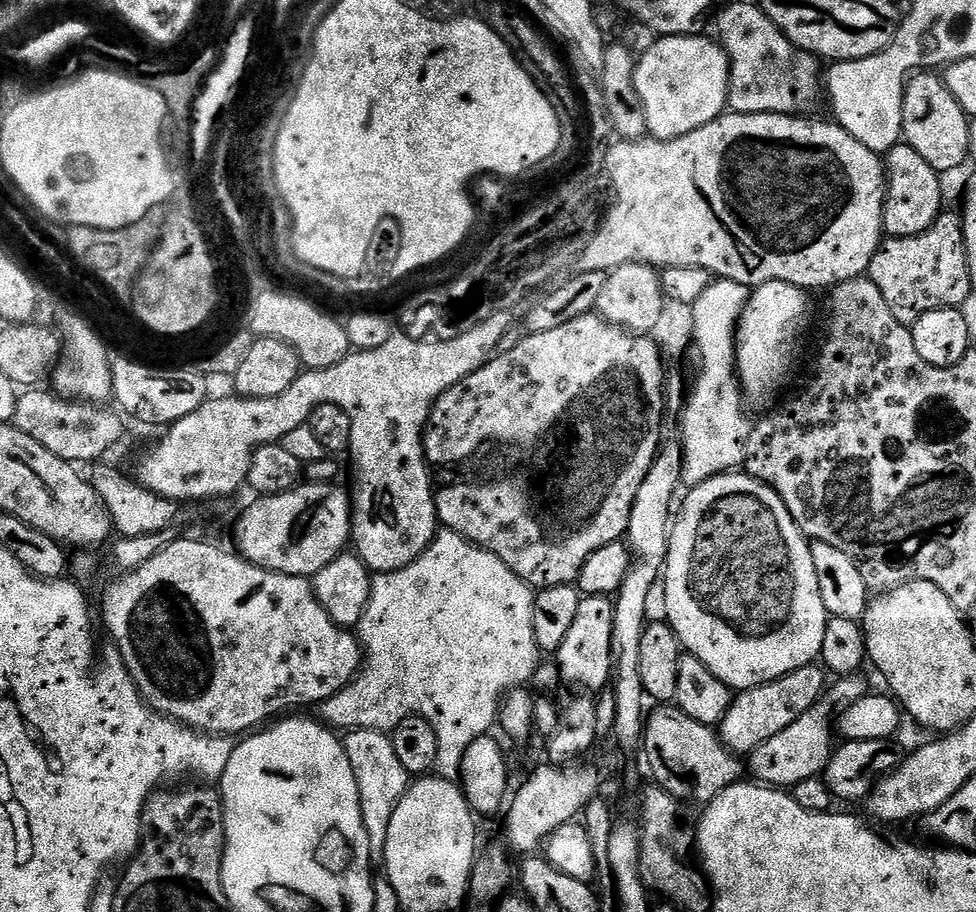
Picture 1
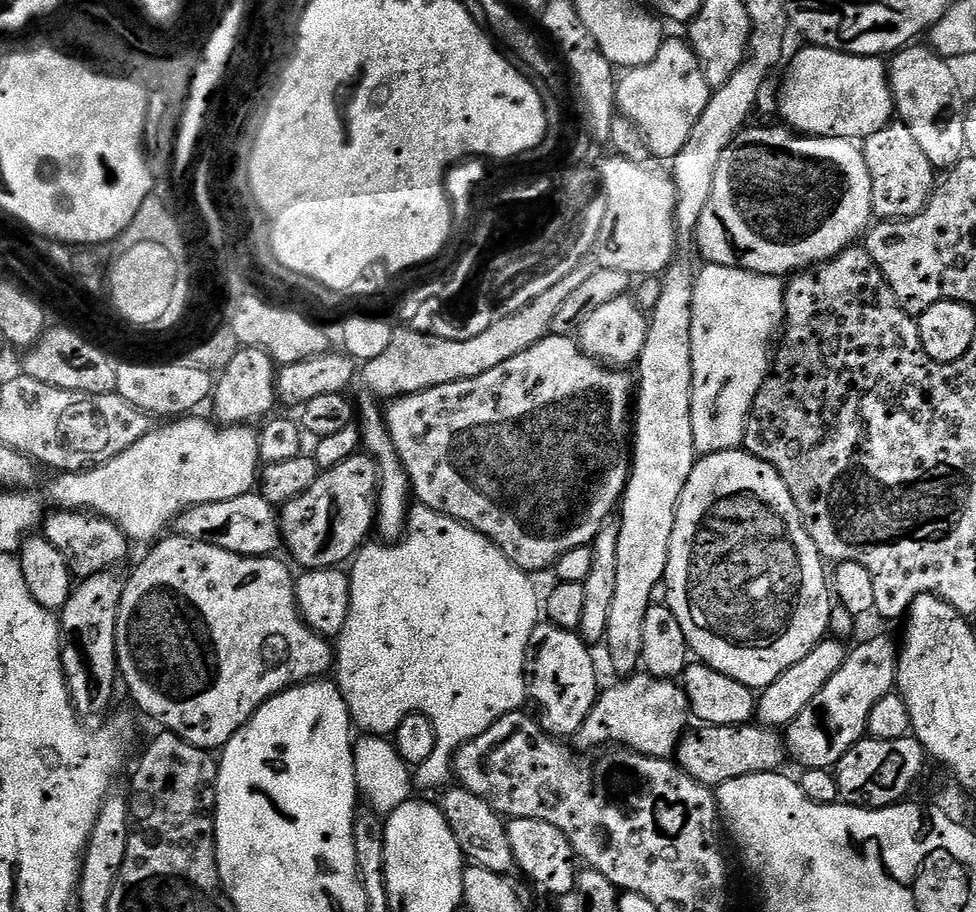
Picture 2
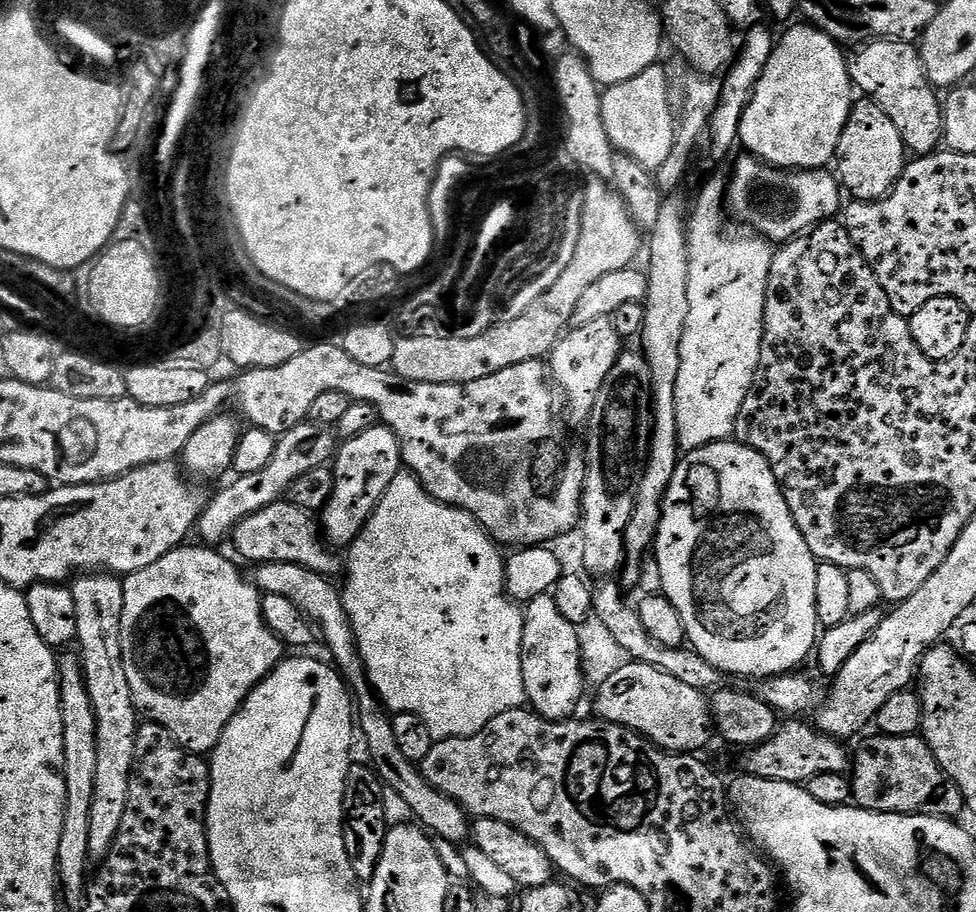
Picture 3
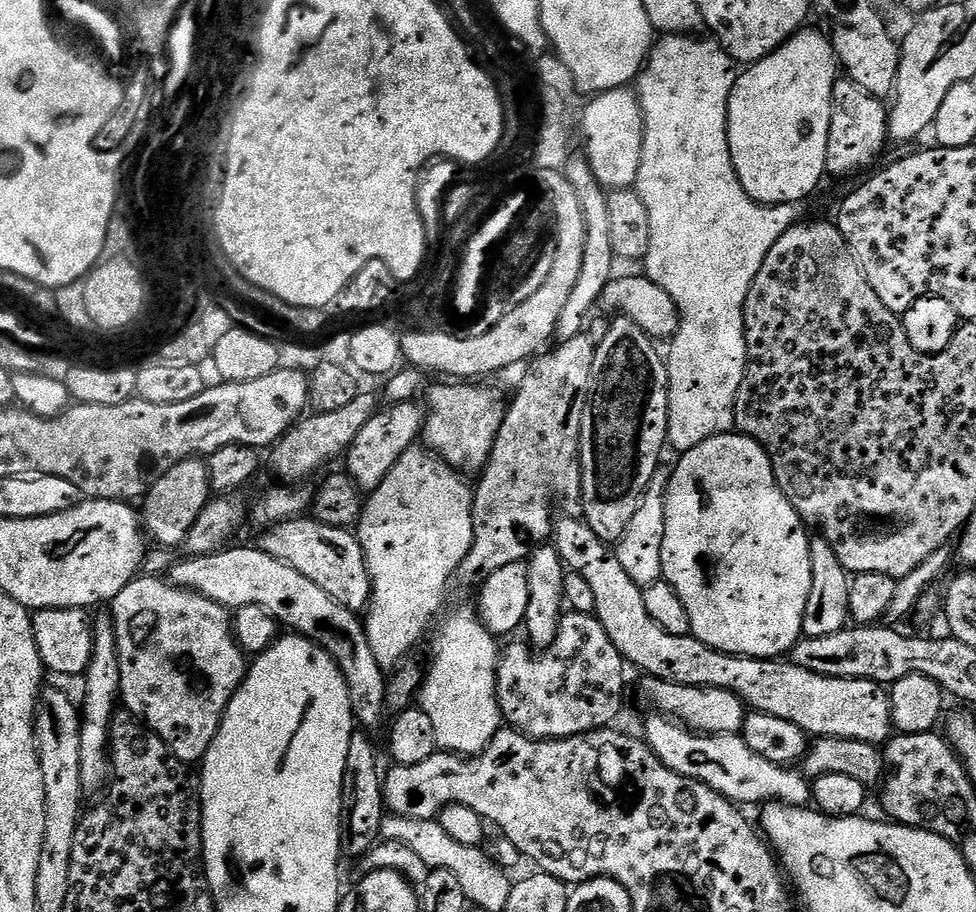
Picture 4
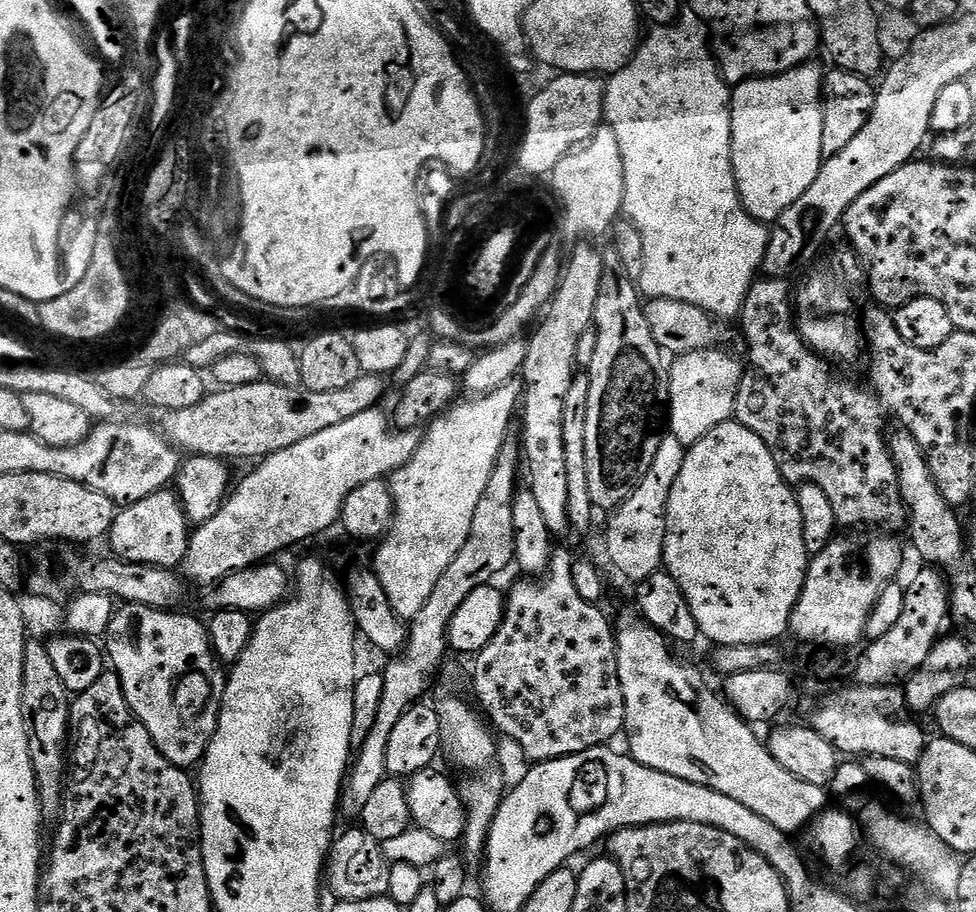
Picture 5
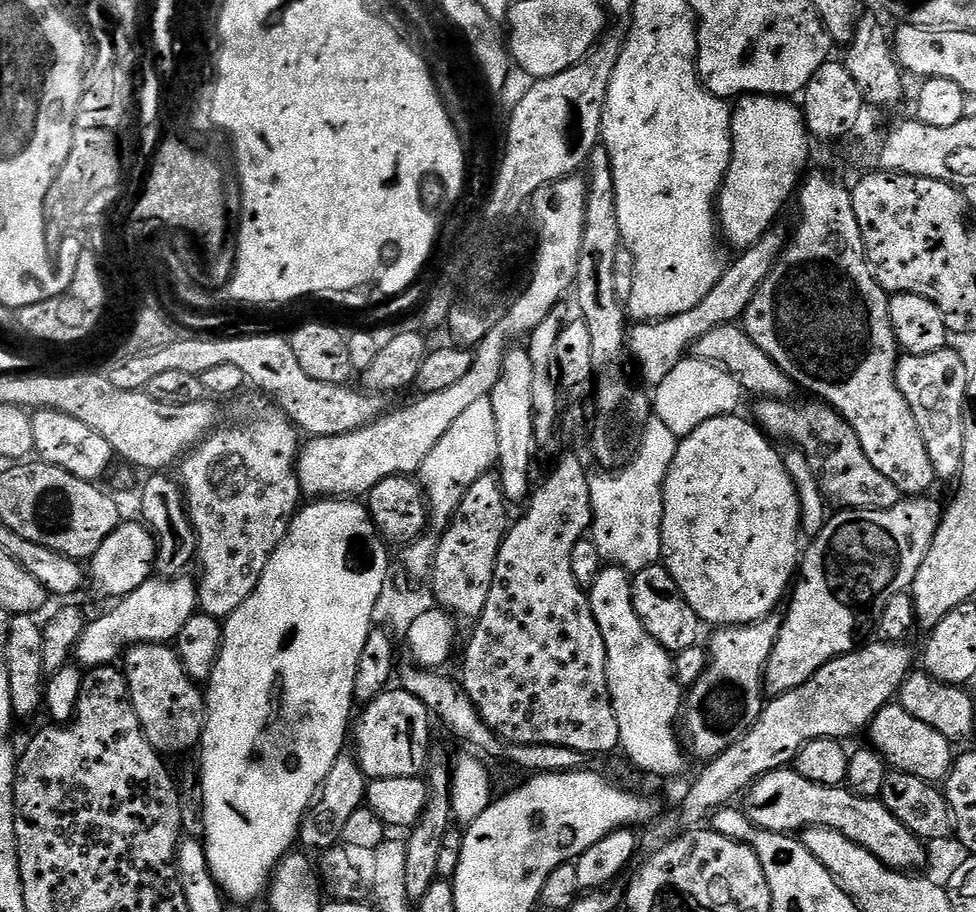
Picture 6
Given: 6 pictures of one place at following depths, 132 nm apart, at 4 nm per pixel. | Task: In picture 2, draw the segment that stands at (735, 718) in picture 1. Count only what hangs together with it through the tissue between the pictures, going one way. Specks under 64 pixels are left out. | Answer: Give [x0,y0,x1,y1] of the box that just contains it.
[755,638,846,729]

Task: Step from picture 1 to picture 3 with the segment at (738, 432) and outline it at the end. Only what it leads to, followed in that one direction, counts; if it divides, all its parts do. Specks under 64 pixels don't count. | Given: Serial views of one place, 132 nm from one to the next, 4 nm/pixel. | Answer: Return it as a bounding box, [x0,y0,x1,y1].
[676,180,774,452]

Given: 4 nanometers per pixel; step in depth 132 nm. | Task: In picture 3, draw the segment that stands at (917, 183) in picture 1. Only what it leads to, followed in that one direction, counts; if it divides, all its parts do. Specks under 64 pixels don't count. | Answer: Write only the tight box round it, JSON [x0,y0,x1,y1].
[834,98,909,200]

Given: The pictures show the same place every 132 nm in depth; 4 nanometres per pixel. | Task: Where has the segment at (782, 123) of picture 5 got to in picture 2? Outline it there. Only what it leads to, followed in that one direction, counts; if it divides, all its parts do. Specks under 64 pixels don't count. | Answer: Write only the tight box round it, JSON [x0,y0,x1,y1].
[780,46,893,142]

